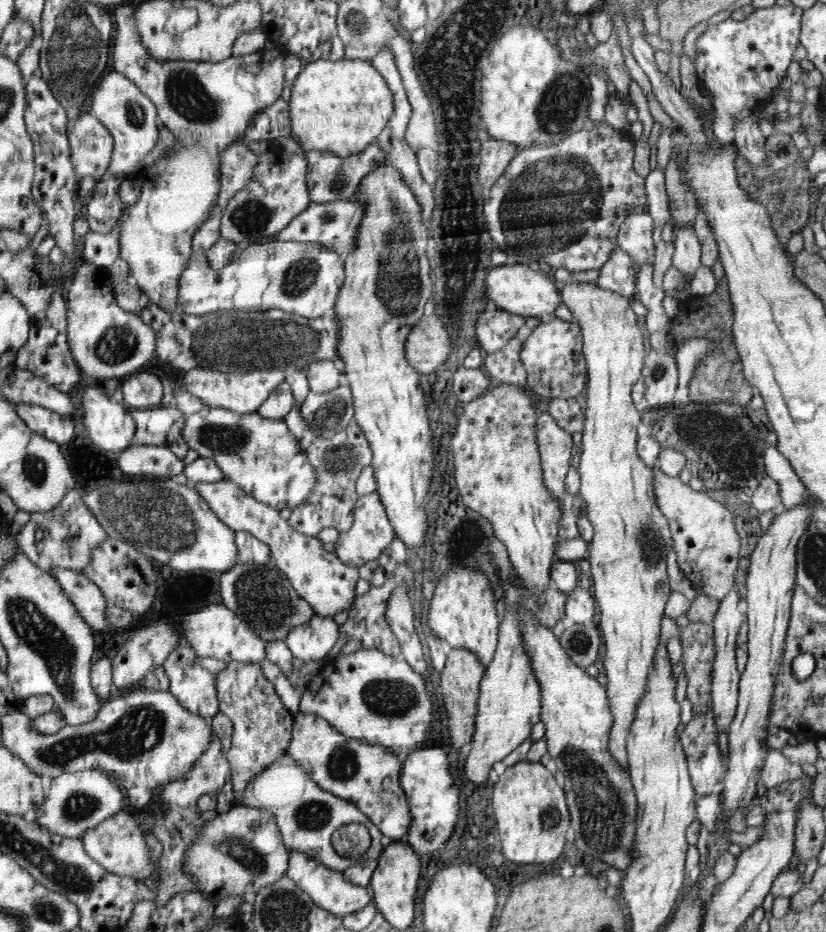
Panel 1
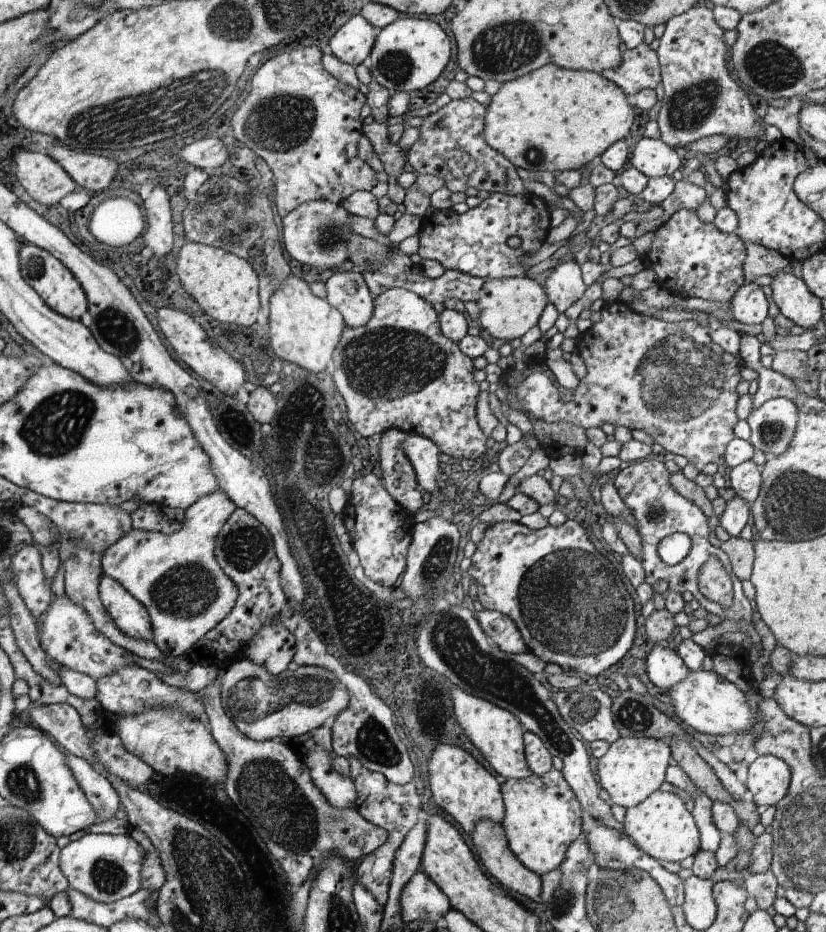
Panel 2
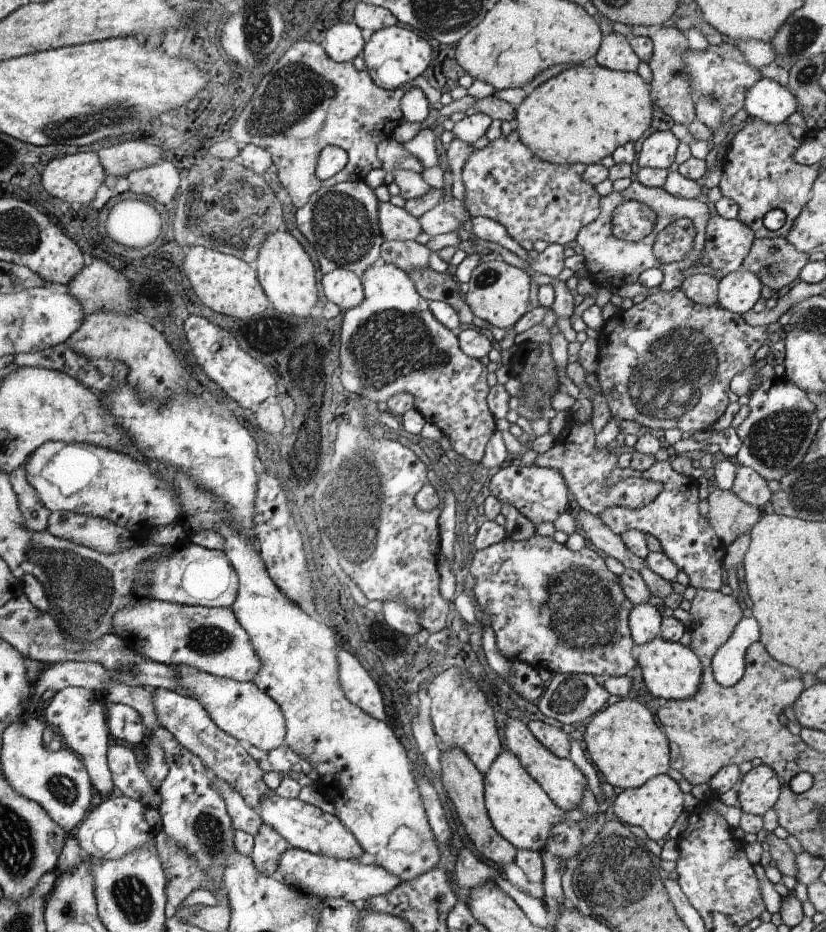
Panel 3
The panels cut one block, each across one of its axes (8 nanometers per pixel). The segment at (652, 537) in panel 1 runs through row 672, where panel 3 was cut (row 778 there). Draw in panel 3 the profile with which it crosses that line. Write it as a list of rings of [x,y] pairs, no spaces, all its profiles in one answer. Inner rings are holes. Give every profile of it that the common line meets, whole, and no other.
[[[622,697],[615,704],[597,712],[585,725],[583,744],[594,767],[598,768],[611,787],[641,787],[653,776],[668,772],[668,737],[654,722],[654,716],[636,699]]]

